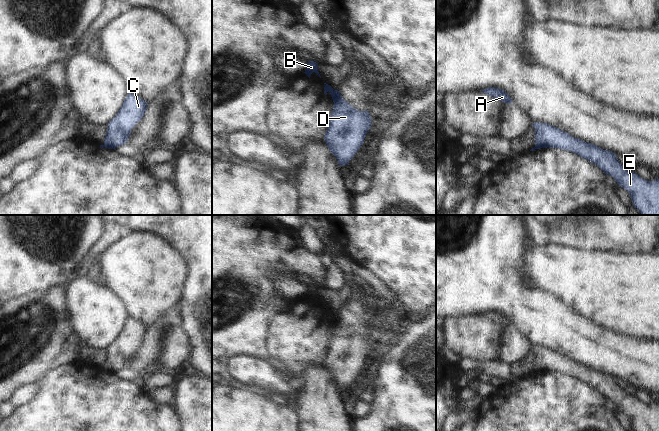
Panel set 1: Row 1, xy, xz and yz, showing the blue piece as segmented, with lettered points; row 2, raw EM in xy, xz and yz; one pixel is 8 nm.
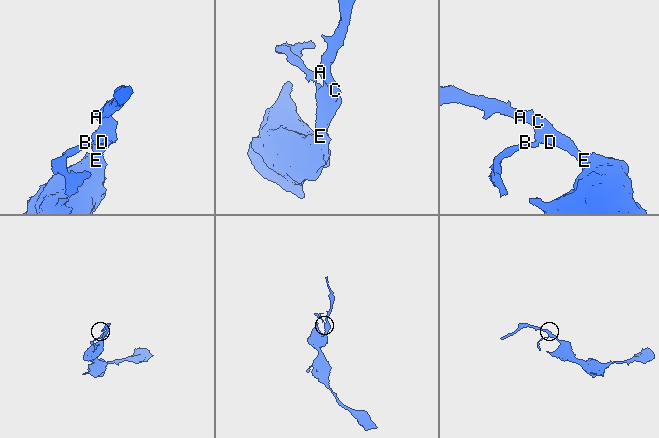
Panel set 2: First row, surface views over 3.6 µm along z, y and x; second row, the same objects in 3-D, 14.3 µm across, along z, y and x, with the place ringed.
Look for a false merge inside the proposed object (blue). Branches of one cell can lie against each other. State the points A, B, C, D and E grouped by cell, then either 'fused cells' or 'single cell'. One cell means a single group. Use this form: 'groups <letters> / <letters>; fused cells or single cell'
groups A C D E / B; fused cells

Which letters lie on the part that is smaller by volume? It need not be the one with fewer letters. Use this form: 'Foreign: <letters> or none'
Foreign: B

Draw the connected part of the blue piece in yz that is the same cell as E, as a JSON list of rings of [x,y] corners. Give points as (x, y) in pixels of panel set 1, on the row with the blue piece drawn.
[[[532,123],[535,128],[535,147],[543,146],[544,148],[558,148],[566,151],[571,151],[580,157],[597,165],[606,175],[612,176],[618,186],[627,190],[631,196],[633,206],[639,210],[641,215],[659,215],[659,179],[654,181],[646,181],[636,173],[628,171],[616,158],[616,154],[603,150],[597,145],[586,143],[578,138],[572,137],[569,133],[560,130],[557,127],[547,123]]]

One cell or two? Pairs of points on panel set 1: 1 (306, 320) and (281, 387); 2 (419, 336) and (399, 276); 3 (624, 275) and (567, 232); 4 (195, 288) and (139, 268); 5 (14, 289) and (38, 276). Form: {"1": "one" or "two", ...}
{"1": "one", "2": "two", "3": "two", "4": "two", "5": "one"}

